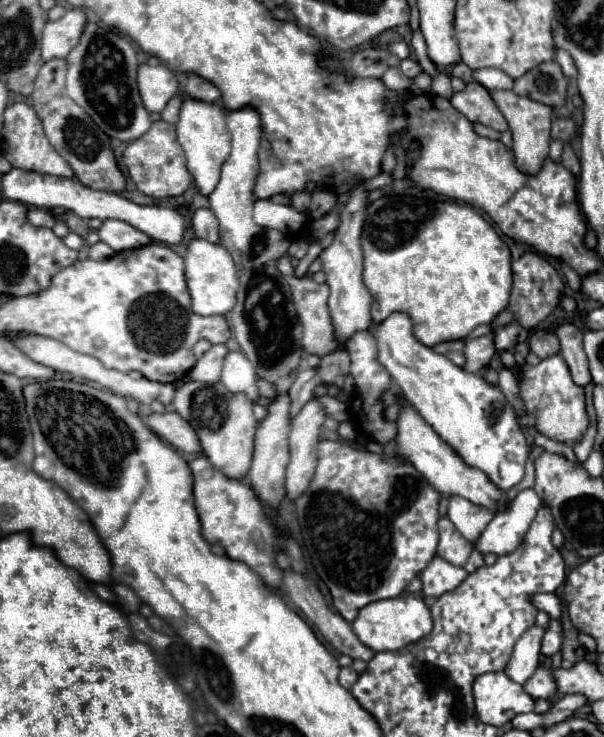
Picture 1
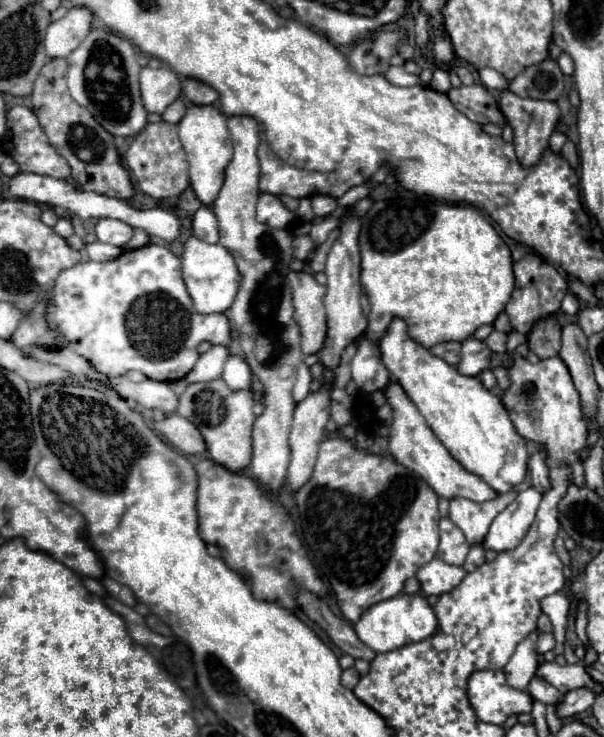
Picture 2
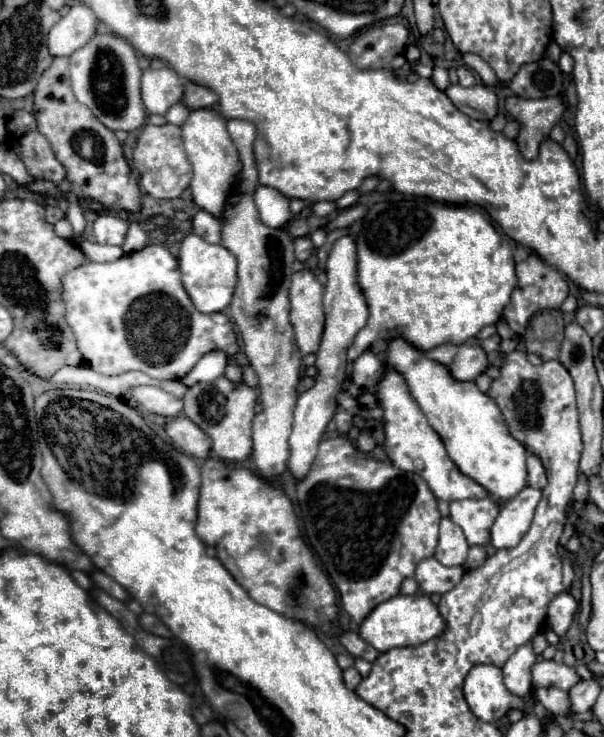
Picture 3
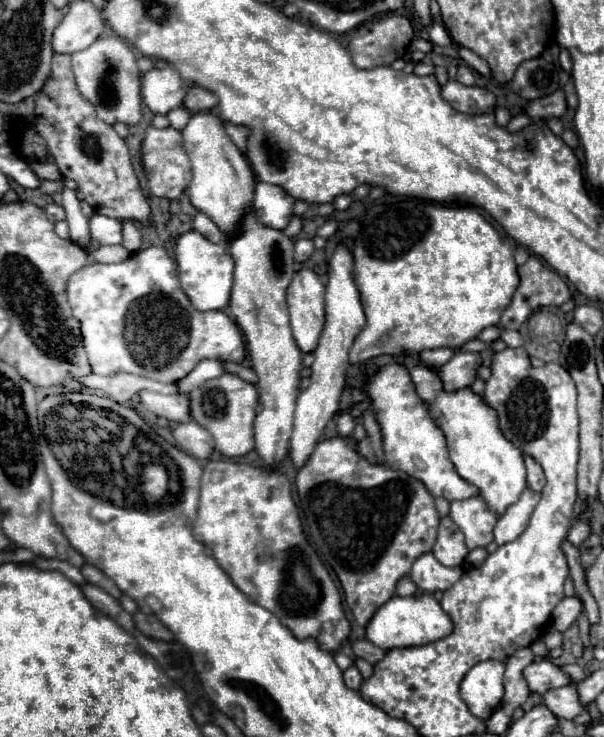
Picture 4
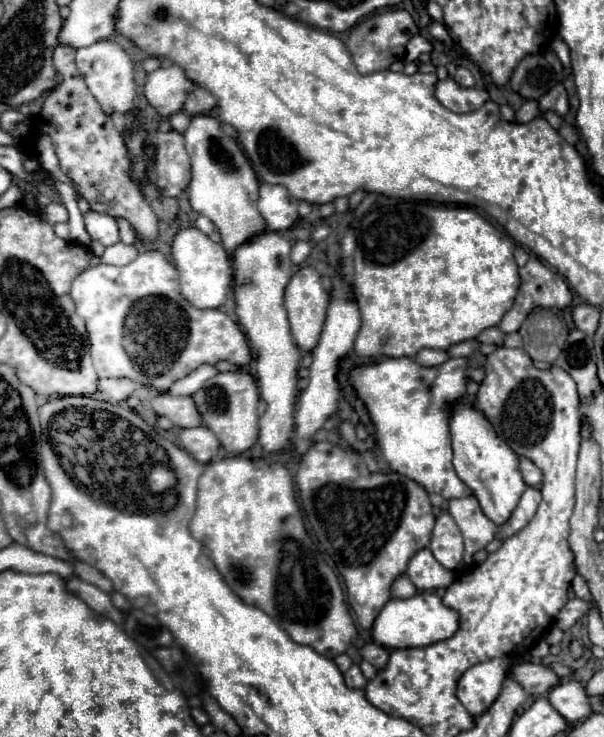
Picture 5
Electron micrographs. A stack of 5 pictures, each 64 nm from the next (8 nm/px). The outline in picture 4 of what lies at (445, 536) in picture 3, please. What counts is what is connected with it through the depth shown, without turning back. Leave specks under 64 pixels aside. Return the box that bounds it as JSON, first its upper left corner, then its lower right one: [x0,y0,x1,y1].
[432,516,468,568]

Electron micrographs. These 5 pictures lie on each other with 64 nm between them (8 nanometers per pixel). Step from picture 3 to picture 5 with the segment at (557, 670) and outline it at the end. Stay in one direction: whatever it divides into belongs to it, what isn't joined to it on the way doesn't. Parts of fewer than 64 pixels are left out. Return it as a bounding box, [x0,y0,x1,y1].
[508,662,560,696]

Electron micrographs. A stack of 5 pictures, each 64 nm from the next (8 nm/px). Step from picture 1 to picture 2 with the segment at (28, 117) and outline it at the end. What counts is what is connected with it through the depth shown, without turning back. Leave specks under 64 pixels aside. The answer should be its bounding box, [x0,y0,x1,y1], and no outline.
[6,106,70,178]

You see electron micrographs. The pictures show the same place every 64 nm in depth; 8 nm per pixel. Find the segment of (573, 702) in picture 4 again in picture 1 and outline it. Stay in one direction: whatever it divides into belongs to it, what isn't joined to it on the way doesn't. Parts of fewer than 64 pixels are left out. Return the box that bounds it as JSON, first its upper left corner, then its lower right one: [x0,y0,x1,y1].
[524,666,556,700]

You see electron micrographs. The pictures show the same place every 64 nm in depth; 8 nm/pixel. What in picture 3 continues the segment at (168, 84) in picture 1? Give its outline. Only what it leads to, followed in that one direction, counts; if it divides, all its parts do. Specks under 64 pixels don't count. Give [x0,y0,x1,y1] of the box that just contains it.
[142,68,184,114]

